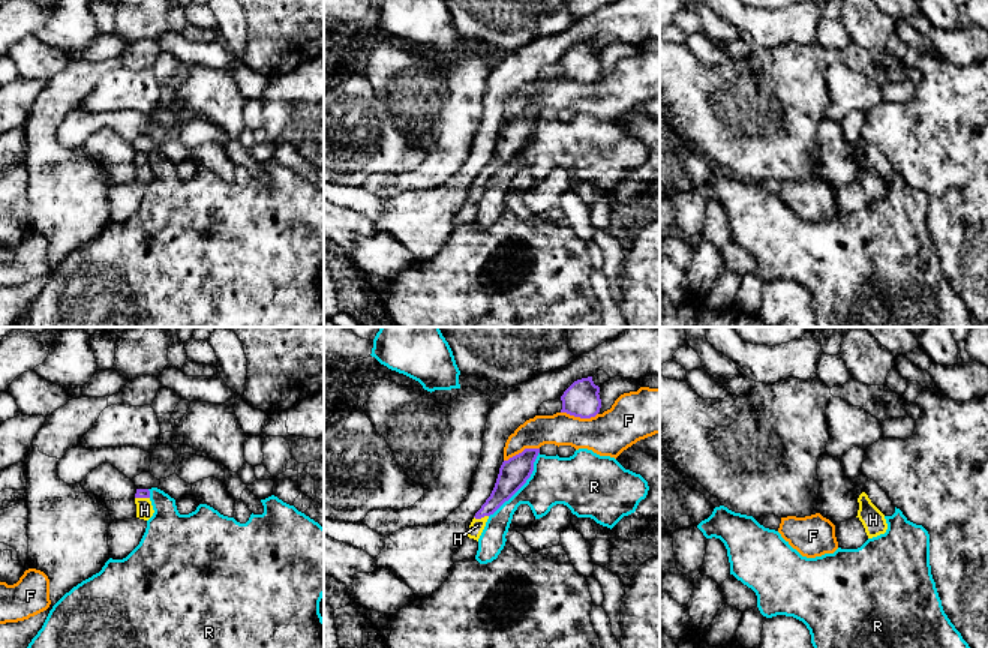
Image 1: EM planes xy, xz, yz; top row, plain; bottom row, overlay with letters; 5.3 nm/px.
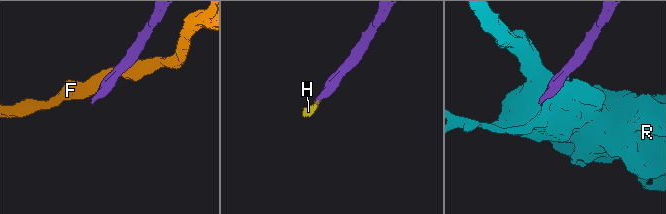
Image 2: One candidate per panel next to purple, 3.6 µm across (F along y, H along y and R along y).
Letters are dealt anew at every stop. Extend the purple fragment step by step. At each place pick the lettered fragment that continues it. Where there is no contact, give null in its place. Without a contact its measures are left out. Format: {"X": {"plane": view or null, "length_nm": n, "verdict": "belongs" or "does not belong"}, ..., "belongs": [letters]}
{"F": {"plane": "xz", "length_nm": 200, "verdict": "does not belong"}, "H": {"plane": "xz", "length_nm": 80, "verdict": "belongs"}, "R": {"plane": "xz", "length_nm": 440, "verdict": "does not belong"}, "belongs": ["H"]}

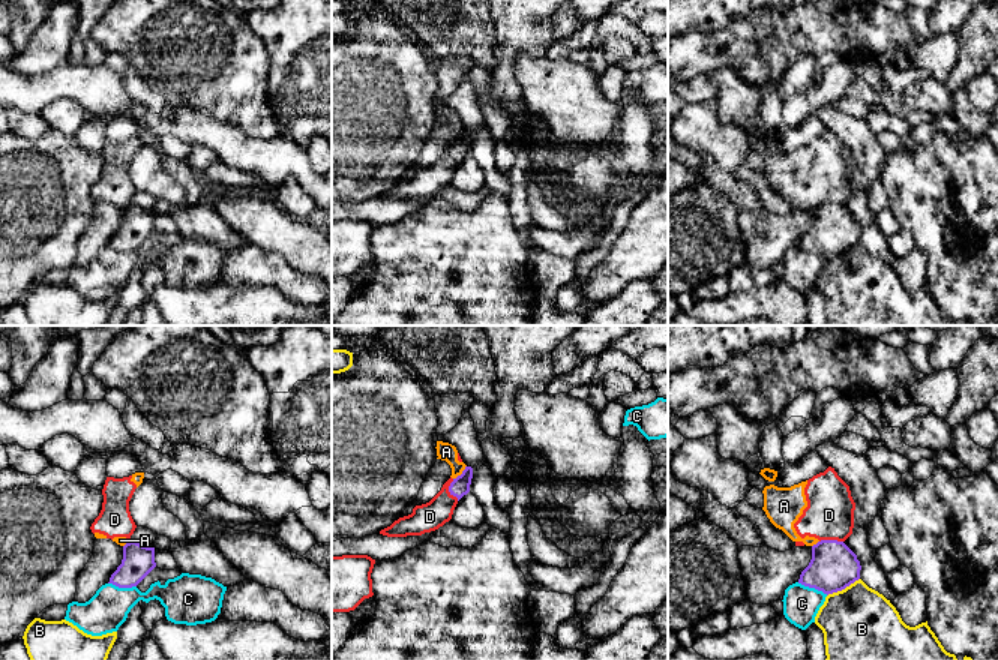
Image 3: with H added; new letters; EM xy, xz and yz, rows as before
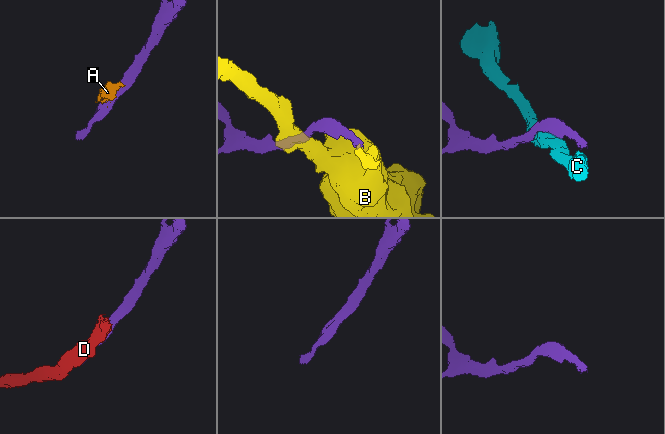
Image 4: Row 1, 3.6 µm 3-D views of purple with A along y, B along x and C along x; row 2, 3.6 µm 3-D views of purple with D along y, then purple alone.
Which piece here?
{"A": {"plane": "xz", "length_nm": 100, "verdict": "does not belong"}, "B": {"plane": "yz", "length_nm": 200, "verdict": "does not belong"}, "C": {"plane": "yz", "length_nm": 180, "verdict": "does not belong"}, "D": {"plane": "xz", "length_nm": 120, "verdict": "does not belong"}, "belongs": []}

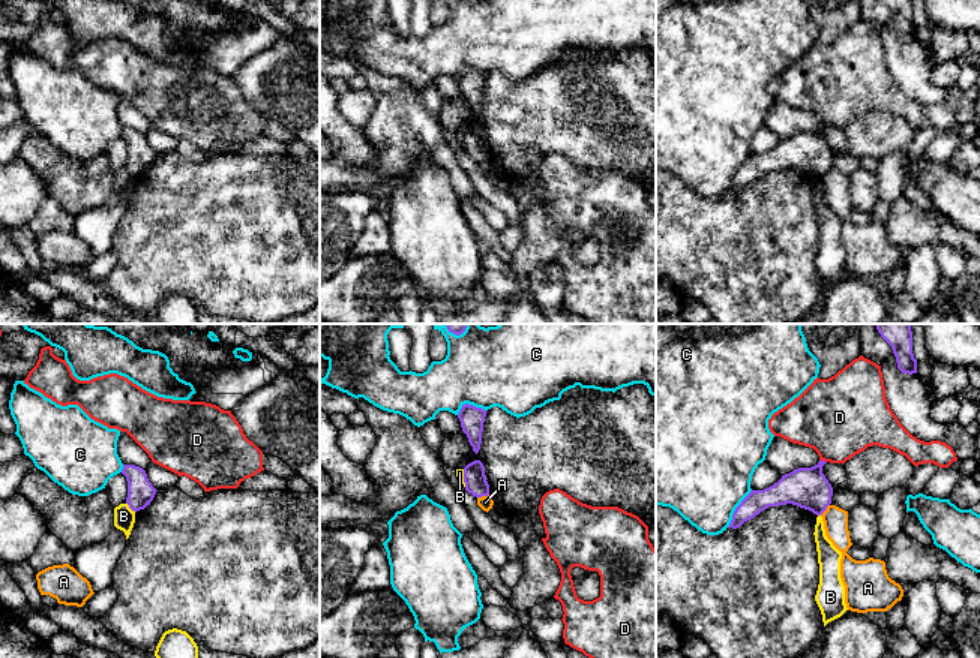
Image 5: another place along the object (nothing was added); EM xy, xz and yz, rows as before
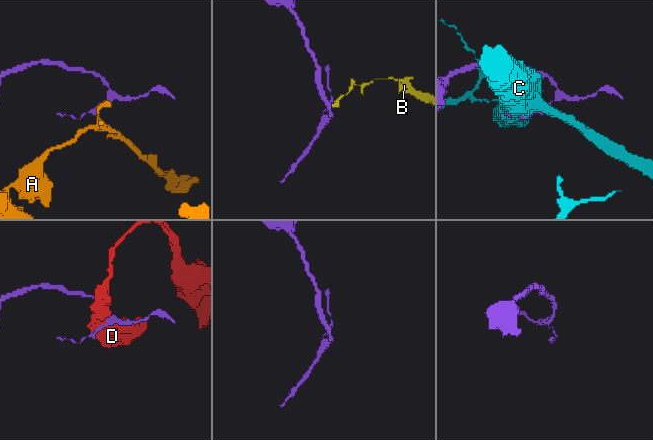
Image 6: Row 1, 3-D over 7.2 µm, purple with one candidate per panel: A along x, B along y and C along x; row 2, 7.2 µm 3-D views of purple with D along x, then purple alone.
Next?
{"A": {"plane": "xz", "length_nm": 70, "verdict": "does not belong"}, "B": {"plane": "xy", "length_nm": 80, "verdict": "does not belong"}, "C": {"plane": "yz", "length_nm": 240, "verdict": "does not belong"}, "D": {"plane": "yz", "length_nm": 40, "verdict": "does not belong"}, "belongs": []}

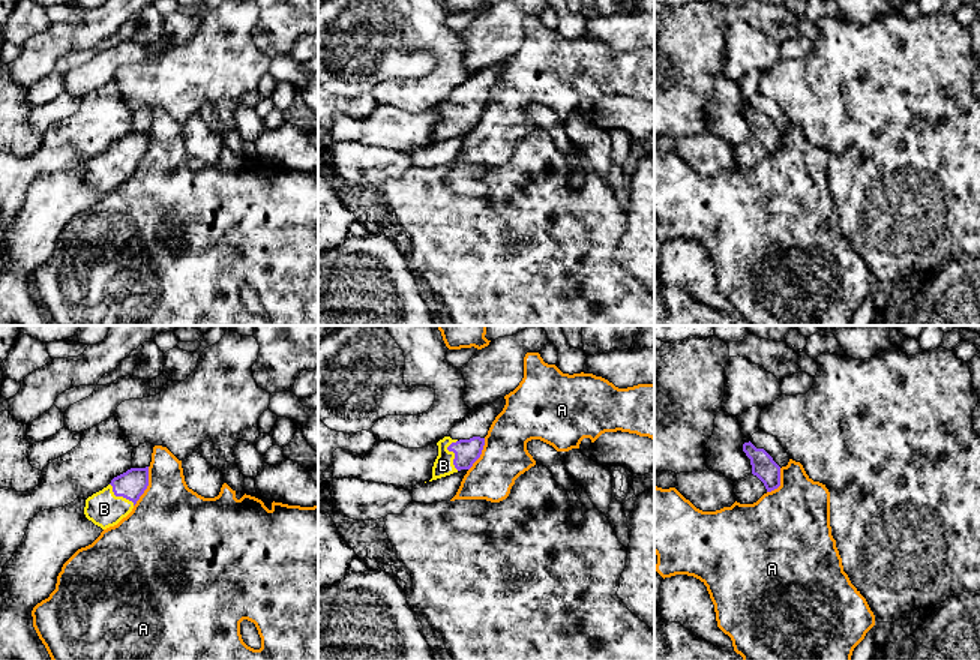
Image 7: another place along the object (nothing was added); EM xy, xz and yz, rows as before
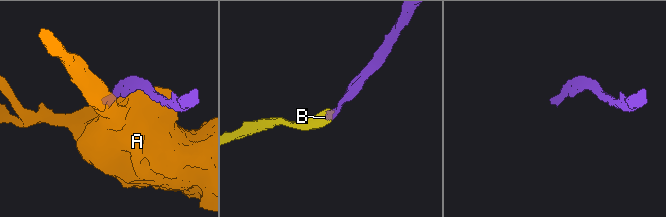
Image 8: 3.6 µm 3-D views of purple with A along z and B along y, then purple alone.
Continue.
{"A": {"plane": "xy", "length_nm": 240, "verdict": "does not belong"}, "B": {"plane": "xz", "length_nm": 170, "verdict": "belongs"}, "belongs": ["B"]}

